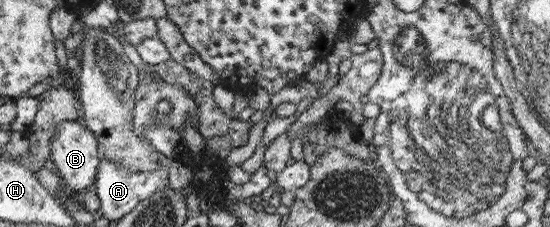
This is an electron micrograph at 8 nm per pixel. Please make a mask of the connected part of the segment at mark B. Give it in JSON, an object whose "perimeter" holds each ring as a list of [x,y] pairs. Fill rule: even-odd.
{"perimeter":[[[80,119],[61,121],[55,128],[49,142],[49,158],[53,162],[54,171],[62,184],[73,191],[84,191],[86,186],[93,184],[99,163],[97,140],[90,134]]]}

